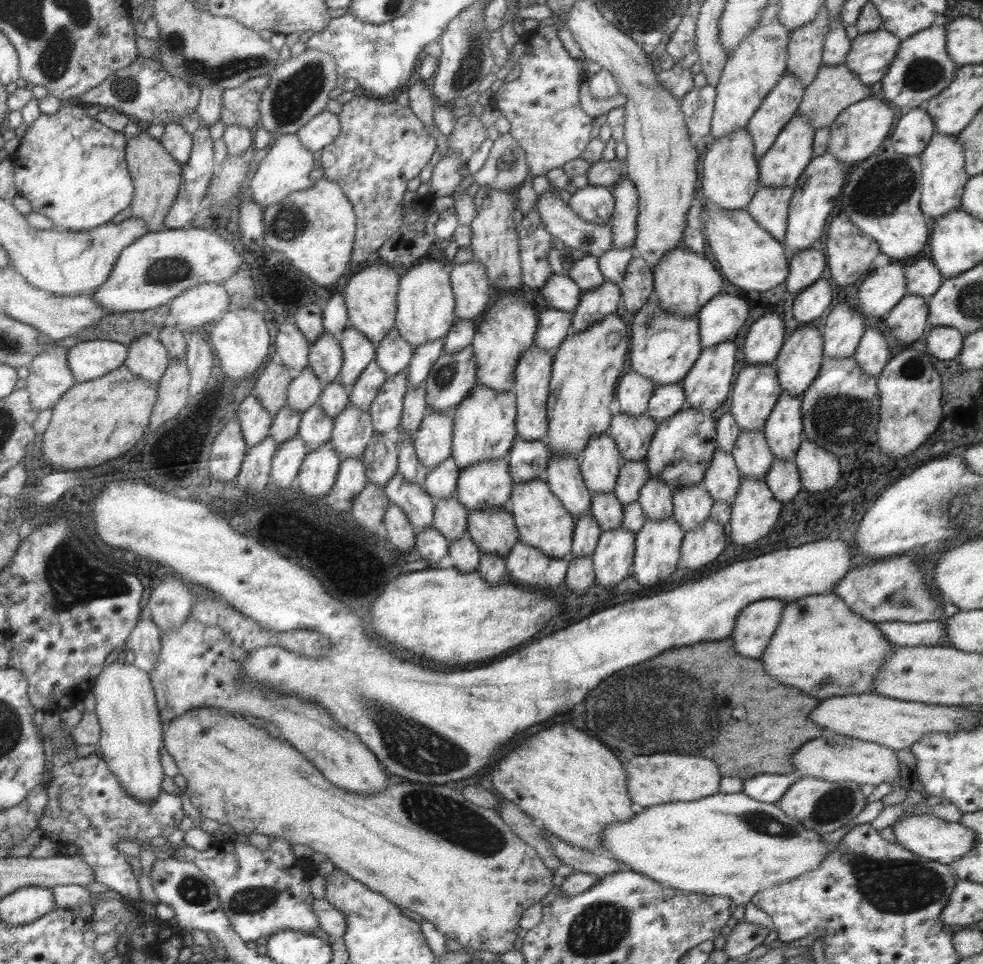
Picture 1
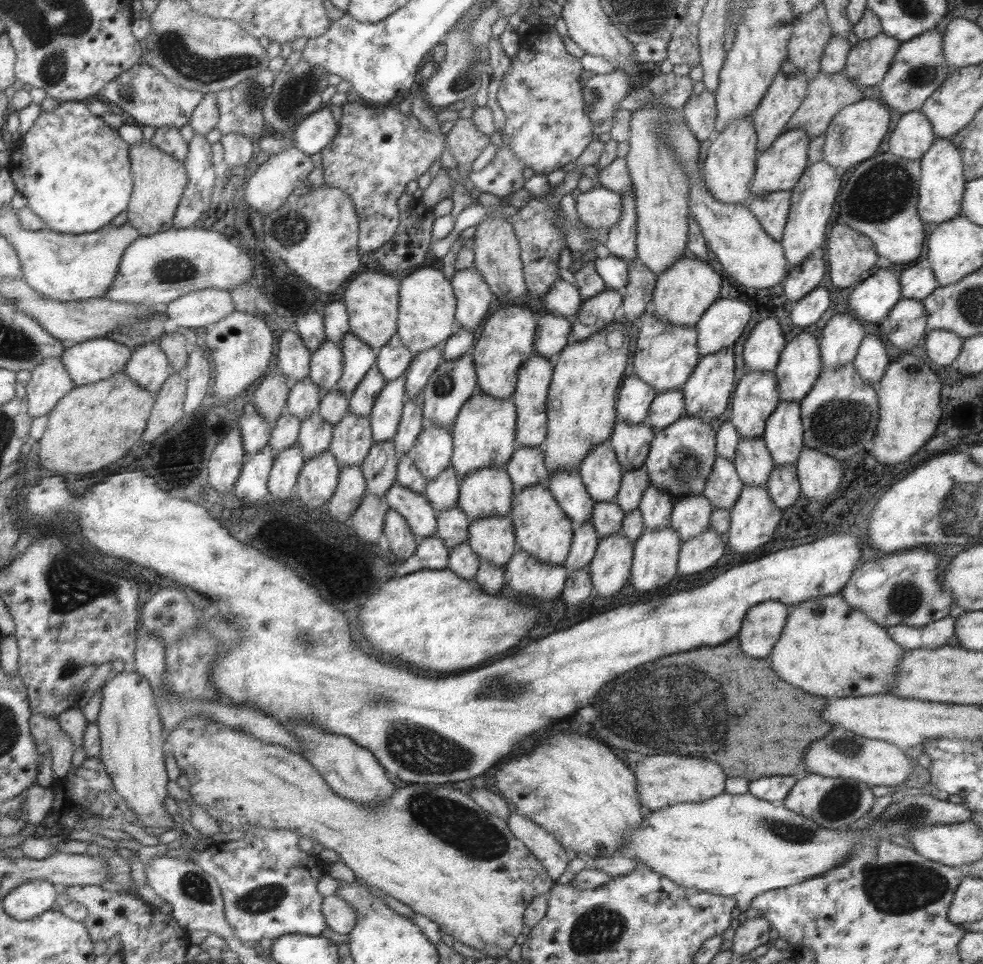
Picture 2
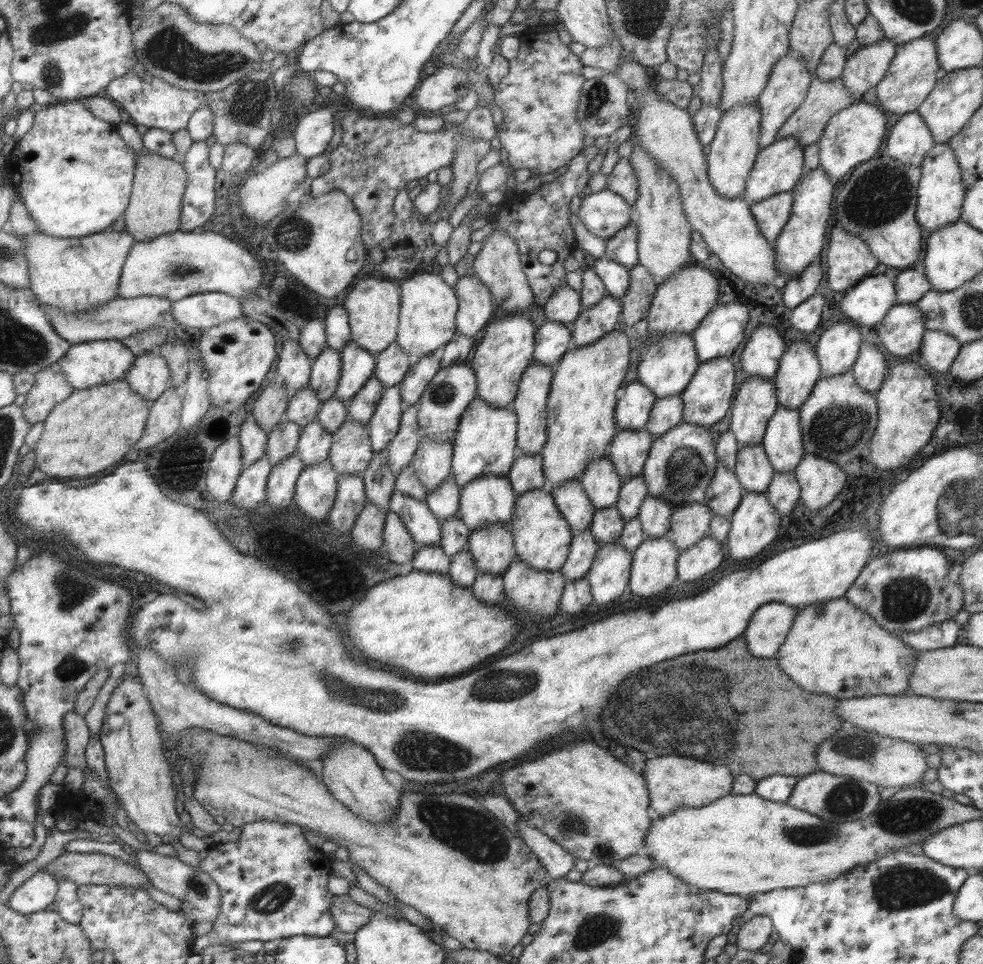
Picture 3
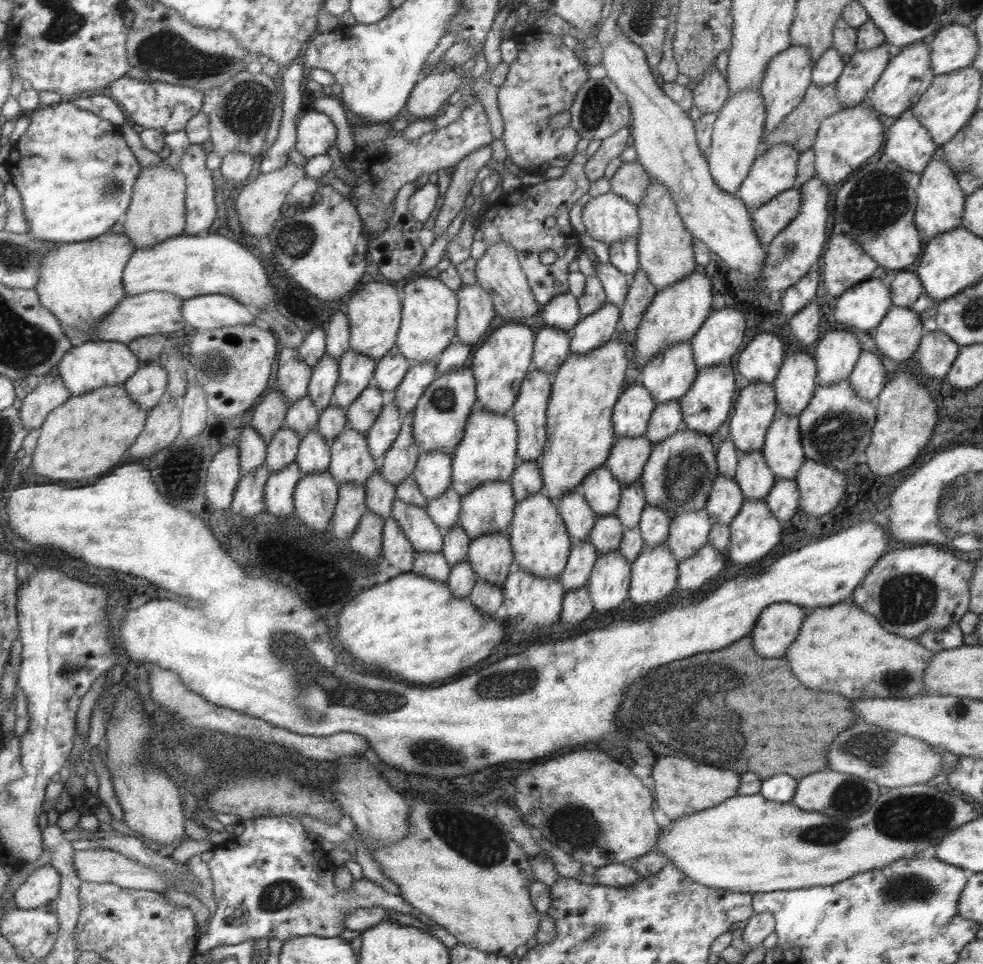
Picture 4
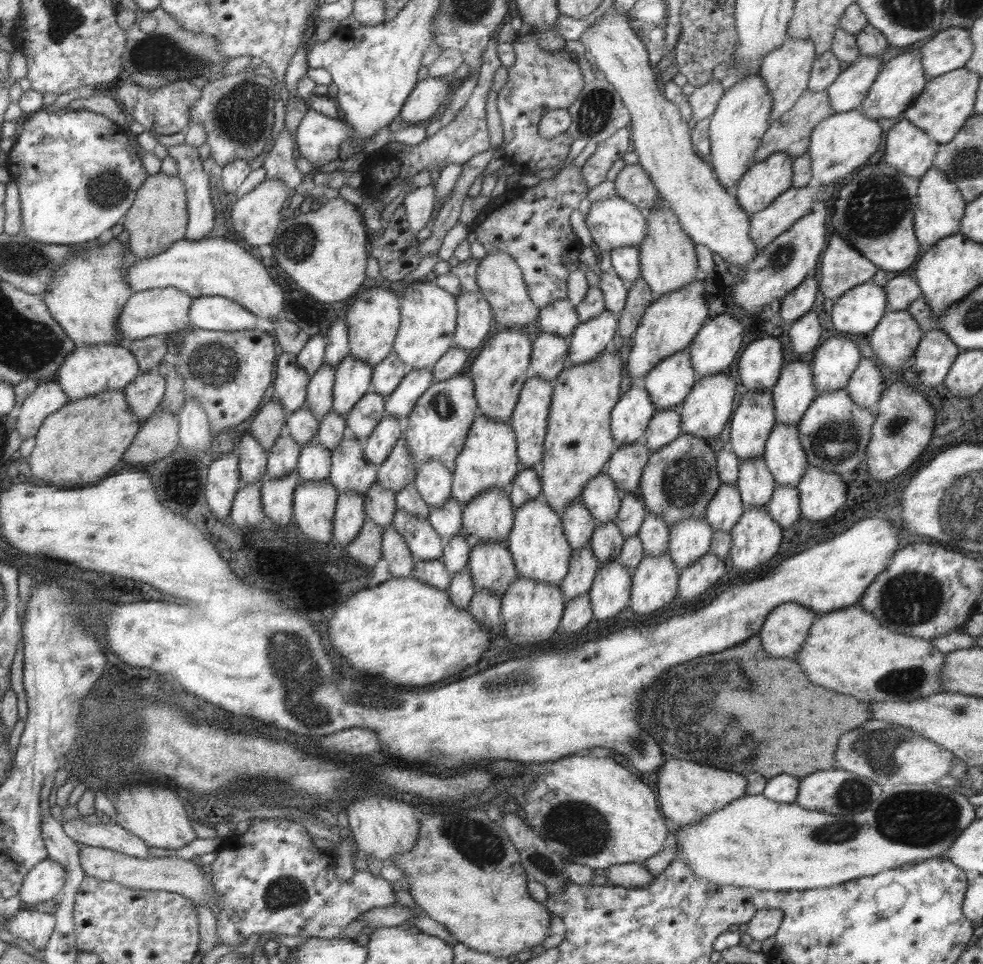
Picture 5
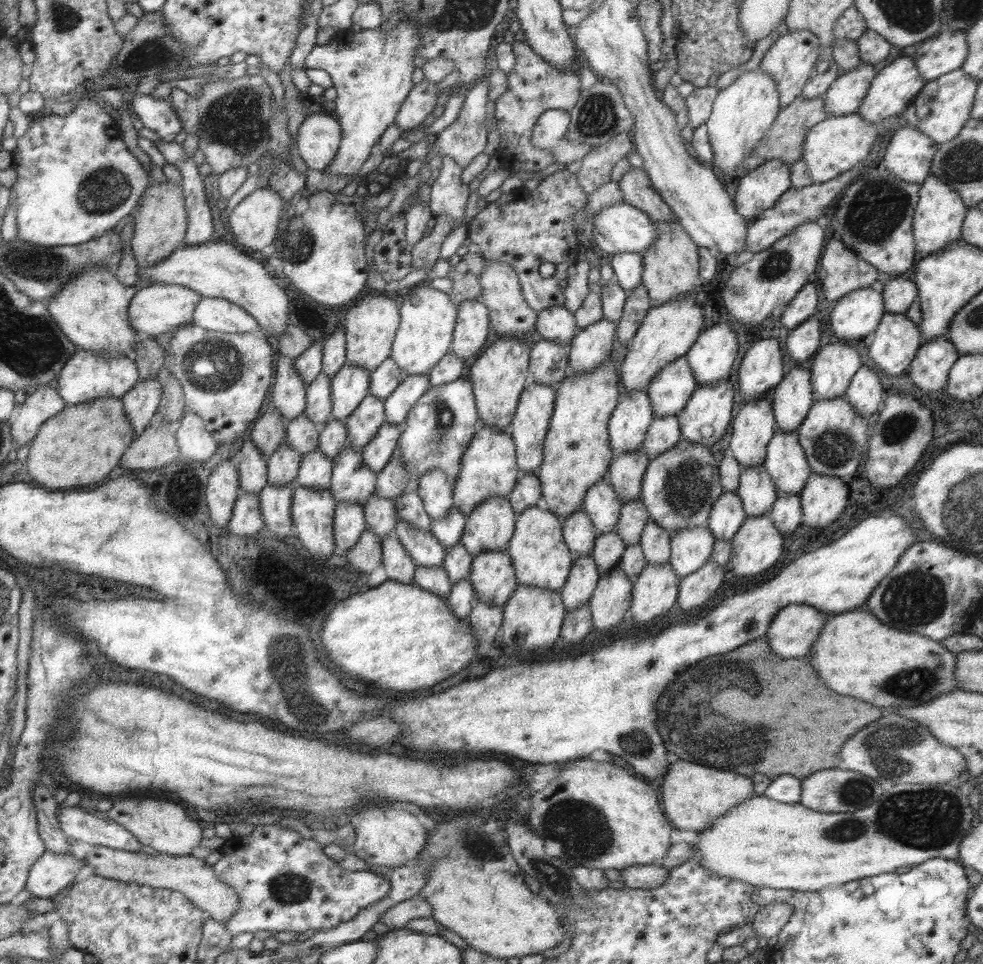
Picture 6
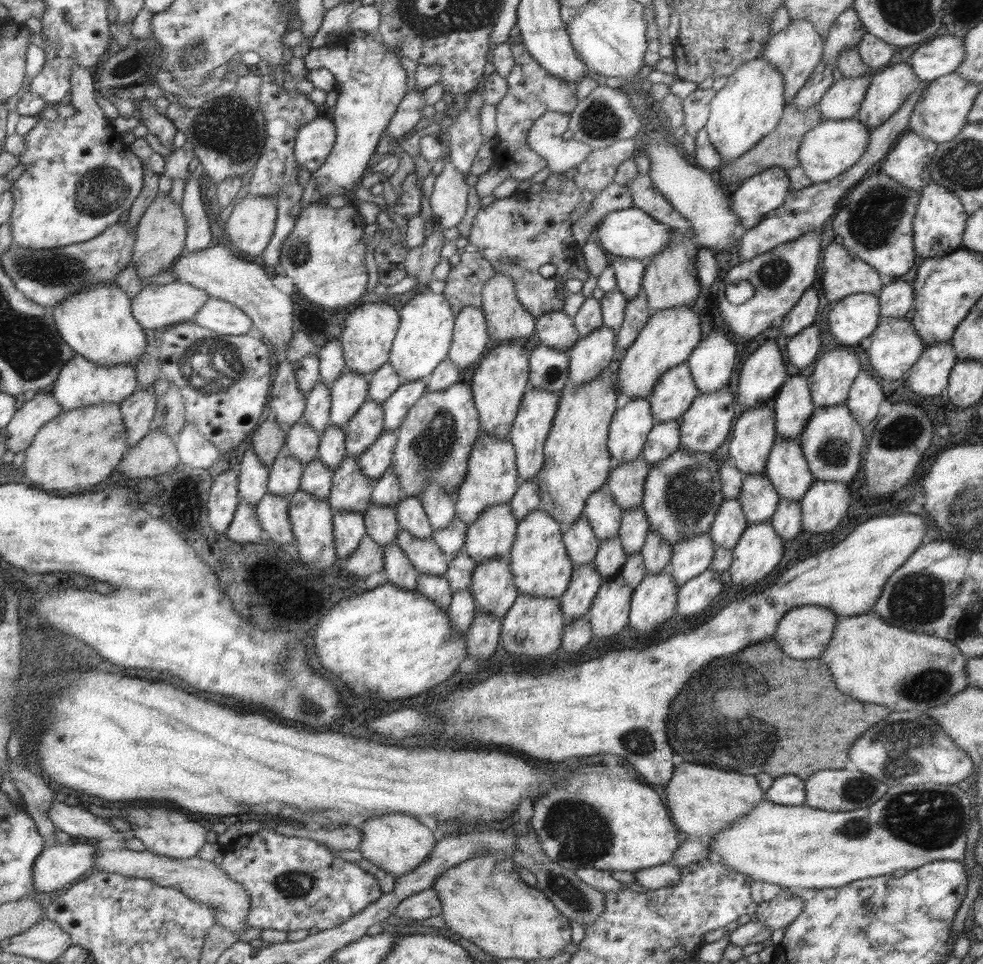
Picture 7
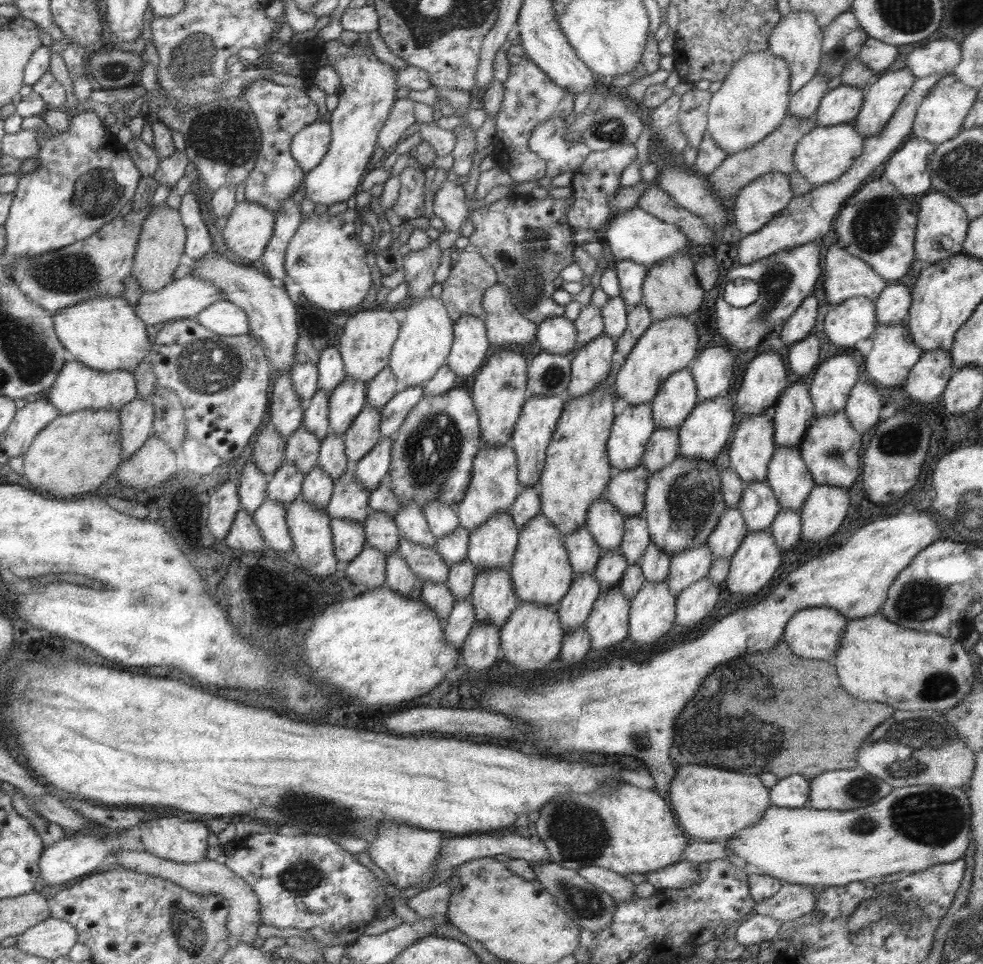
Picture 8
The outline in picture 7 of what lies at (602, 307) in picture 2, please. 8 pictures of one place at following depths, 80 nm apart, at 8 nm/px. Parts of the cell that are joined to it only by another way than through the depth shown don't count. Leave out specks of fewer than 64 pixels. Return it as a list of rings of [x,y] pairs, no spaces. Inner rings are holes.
[[[598,326],[585,336],[580,336],[567,350],[569,383],[581,386],[606,370],[615,352],[616,333],[608,326]]]

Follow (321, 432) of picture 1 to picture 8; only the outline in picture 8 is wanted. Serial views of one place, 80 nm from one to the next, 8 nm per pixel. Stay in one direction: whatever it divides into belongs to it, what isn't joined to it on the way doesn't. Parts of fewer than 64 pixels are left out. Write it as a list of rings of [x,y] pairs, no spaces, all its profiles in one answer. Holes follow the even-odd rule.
[[[317,465],[303,475],[300,495],[317,510],[325,510],[333,492],[332,478]]]

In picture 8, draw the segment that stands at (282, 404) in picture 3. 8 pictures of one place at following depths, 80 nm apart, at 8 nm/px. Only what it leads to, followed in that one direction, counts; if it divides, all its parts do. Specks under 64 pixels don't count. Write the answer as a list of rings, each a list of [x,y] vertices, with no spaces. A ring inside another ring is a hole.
[[[268,425],[259,431],[253,442],[252,461],[268,477],[285,460],[284,439],[273,426]]]

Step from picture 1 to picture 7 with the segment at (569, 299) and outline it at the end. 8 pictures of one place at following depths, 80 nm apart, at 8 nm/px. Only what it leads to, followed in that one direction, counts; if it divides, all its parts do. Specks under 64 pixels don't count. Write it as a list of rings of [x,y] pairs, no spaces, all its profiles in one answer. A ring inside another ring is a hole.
[[[562,310],[538,316],[534,327],[539,342],[557,350],[567,351],[579,338],[573,319]]]

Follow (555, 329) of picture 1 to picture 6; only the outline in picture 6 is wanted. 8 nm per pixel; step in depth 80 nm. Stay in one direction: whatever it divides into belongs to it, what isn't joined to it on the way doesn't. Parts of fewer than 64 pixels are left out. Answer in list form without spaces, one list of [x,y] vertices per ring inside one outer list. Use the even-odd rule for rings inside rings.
[[[539,339],[532,348],[528,360],[528,372],[531,380],[537,381],[539,384],[549,385],[552,388],[557,387],[560,380],[563,380],[574,372],[567,362],[568,356],[567,345],[547,339]]]

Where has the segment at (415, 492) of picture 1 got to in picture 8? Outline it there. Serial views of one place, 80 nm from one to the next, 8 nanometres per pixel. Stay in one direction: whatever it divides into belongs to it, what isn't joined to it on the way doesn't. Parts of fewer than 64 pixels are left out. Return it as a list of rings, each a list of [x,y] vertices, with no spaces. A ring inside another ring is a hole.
[[[400,537],[397,548],[398,556],[407,564],[407,568],[423,581],[443,583],[448,576],[448,566],[433,547],[415,544],[405,537]]]

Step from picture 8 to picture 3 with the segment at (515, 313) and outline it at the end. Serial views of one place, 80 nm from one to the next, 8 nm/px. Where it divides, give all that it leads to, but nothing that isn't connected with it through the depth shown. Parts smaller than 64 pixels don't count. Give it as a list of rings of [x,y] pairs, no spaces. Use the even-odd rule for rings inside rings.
[[[492,228],[491,234],[481,241],[481,248],[474,255],[473,275],[475,275],[491,293],[491,297],[501,310],[516,313],[537,301],[529,288],[518,253],[518,246],[505,231]]]

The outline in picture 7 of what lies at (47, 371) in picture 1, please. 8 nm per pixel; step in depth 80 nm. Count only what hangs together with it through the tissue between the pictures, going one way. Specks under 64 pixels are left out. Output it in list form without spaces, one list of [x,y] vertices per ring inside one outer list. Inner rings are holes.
[[[49,389],[35,392],[30,400],[25,401],[21,408],[14,412],[4,428],[8,450],[14,454],[25,450],[39,427],[55,418],[61,411],[62,408]]]

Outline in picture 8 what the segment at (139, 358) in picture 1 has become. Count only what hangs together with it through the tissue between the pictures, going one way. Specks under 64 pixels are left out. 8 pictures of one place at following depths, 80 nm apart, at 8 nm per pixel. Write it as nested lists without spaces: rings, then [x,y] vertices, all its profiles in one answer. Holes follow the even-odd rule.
[[[139,396],[118,410],[121,427],[121,461],[129,458],[152,432],[154,408],[149,399]]]

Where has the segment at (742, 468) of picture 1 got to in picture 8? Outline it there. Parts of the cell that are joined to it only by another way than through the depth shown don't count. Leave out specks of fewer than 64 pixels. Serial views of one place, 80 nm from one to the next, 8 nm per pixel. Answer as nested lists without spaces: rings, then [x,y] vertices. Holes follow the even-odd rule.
[[[767,480],[751,482],[744,488],[735,507],[743,518],[747,532],[753,533],[769,529],[780,508]]]

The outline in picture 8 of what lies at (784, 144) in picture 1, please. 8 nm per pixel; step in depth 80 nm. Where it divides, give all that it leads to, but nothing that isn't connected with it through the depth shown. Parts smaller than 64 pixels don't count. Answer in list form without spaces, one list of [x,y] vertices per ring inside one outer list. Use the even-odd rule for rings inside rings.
[[[771,171],[748,182],[735,195],[733,220],[742,235],[770,221],[792,197],[788,175]]]

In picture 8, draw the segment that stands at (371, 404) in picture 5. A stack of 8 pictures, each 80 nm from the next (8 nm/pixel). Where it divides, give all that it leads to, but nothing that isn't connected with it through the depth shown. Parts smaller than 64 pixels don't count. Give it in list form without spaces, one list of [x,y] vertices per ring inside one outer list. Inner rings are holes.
[[[371,405],[364,406],[345,432],[342,432],[348,461],[356,462],[380,439],[380,413]]]

